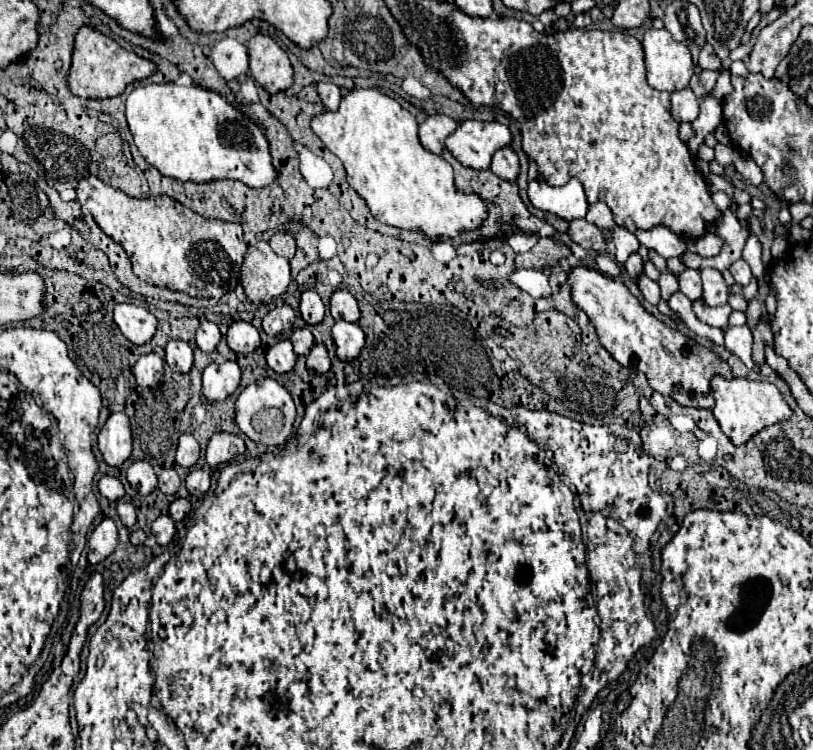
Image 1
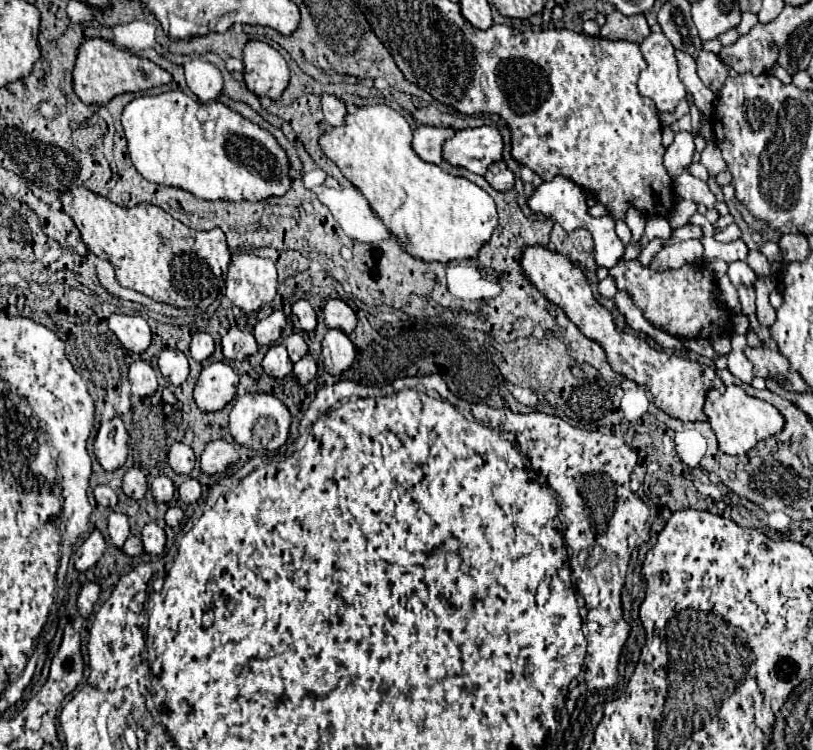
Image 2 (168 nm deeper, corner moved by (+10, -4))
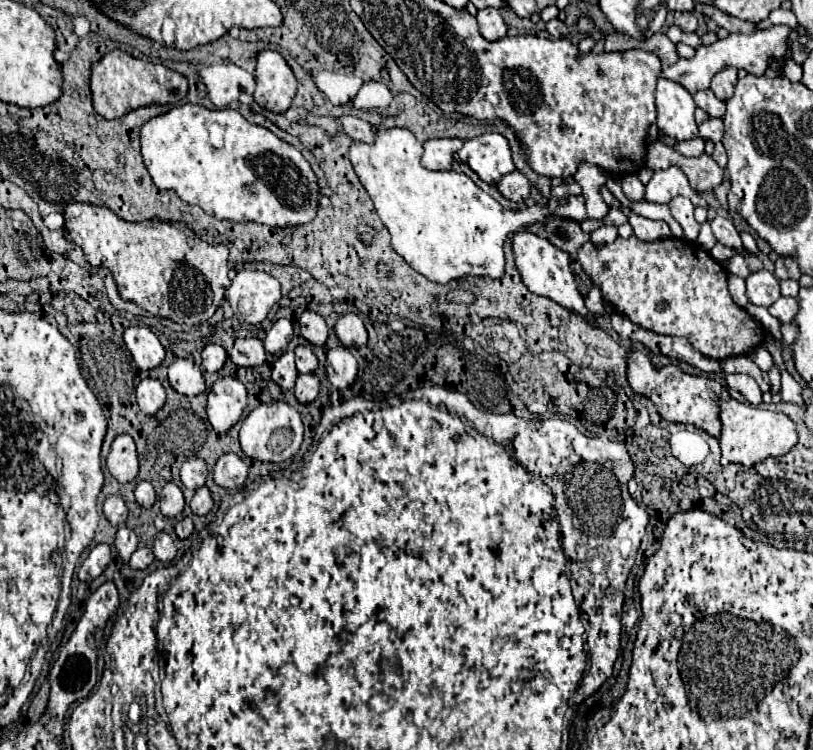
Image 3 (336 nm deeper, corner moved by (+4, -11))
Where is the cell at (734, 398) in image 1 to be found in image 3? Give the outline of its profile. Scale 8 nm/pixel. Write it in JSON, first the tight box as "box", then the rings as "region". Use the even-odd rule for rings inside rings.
{"box":[721,400,797,468],"region":[[[727,400],[721,402],[721,464],[743,464],[747,468],[771,458],[771,456],[783,456],[797,444],[797,432],[795,424],[789,416],[771,412],[765,408],[757,408],[745,402],[737,400]]]}

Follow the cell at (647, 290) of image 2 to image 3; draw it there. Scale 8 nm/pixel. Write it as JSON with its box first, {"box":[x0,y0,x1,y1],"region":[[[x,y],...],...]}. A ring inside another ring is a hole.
{"box":[579,234,765,360],"region":[[[635,234],[629,238],[617,236],[613,244],[603,246],[595,246],[589,240],[581,246],[579,262],[593,284],[601,288],[603,300],[609,302],[615,312],[627,316],[639,328],[683,336],[697,352],[713,360],[747,356],[765,338],[765,330],[759,322],[731,300],[723,266],[697,242],[687,238],[643,242]],[[659,300],[665,300],[669,308],[659,312]]]}

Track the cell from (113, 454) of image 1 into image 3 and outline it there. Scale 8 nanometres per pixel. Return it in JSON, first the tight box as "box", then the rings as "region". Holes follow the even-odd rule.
{"box":[107,434,139,484],"region":[[[121,434],[113,440],[111,452],[107,456],[107,468],[119,484],[127,484],[137,476],[139,458],[137,458],[137,448],[131,436]]]}

